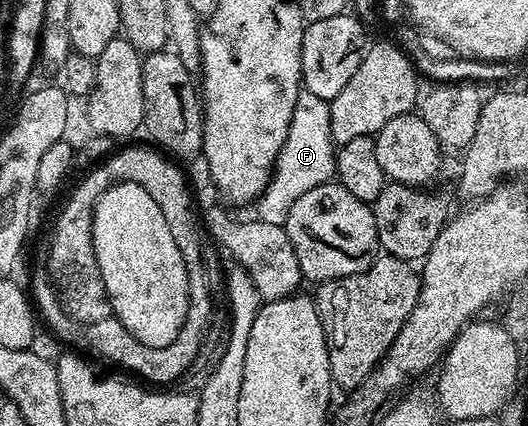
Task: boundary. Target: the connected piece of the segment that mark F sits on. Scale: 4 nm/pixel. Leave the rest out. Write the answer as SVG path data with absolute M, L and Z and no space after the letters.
M304 91L296 99L296 111L292 111L292 123L288 127L288 139L284 139L284 147L274 165L274 176L256 202L257 220L285 226L292 203L296 203L300 195L312 191L312 187L327 184L335 173L336 146L332 139L330 102L320 99L320 95Z

